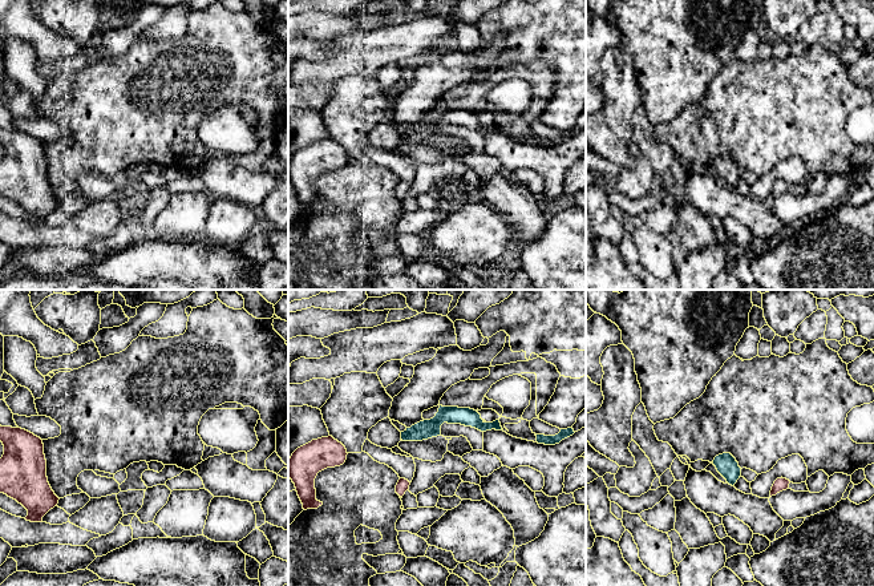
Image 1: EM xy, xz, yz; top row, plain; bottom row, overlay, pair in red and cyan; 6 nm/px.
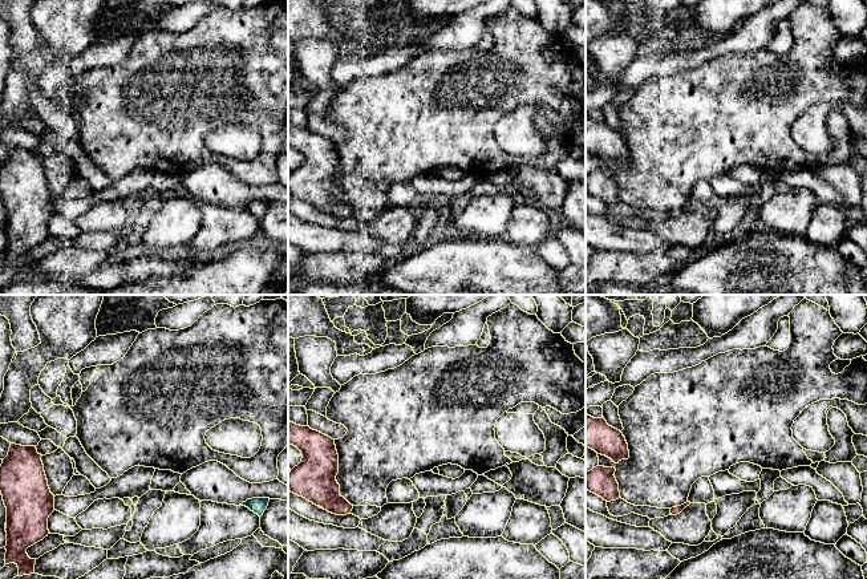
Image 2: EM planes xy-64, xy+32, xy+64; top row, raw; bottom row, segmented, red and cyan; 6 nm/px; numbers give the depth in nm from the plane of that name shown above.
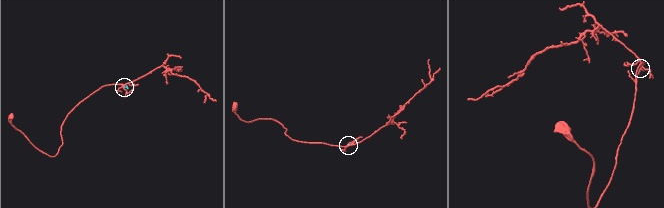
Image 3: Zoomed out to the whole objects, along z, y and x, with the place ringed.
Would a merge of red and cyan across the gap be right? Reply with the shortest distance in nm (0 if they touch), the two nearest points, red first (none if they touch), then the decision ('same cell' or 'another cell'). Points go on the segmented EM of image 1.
gap 200 nm; span yz (772, 487), (740, 475); another cell

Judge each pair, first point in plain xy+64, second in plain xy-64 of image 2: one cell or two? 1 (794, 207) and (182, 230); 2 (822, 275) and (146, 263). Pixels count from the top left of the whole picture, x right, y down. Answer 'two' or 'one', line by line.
1: one
2: one

